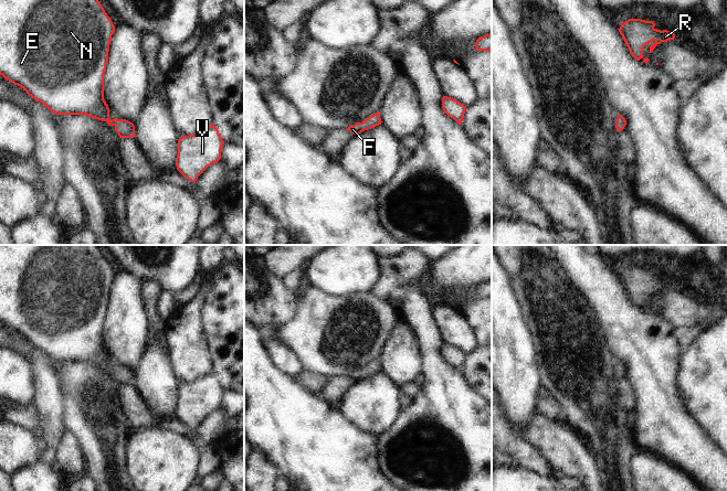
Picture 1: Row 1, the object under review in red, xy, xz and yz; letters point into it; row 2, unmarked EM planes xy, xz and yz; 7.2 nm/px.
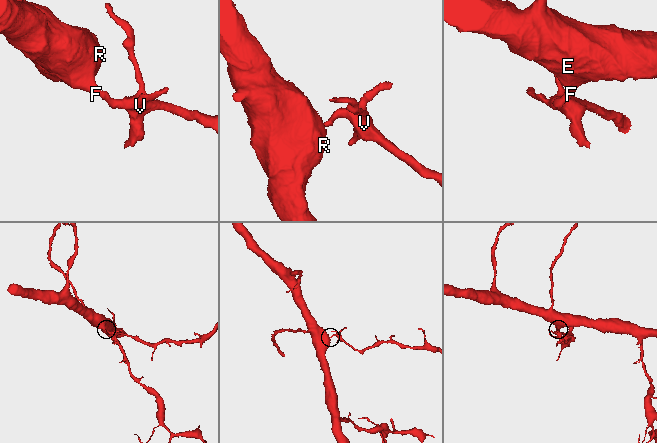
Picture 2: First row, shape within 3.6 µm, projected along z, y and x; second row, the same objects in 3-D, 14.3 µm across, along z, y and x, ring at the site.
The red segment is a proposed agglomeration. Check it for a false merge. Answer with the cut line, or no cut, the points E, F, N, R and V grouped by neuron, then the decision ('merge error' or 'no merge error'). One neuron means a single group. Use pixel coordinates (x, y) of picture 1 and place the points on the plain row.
no cut | E F N R V | no merge error

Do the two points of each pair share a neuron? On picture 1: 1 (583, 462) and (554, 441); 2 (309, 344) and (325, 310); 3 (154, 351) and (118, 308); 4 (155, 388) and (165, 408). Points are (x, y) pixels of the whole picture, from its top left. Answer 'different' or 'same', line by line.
1: same
2: same
3: different
4: same

